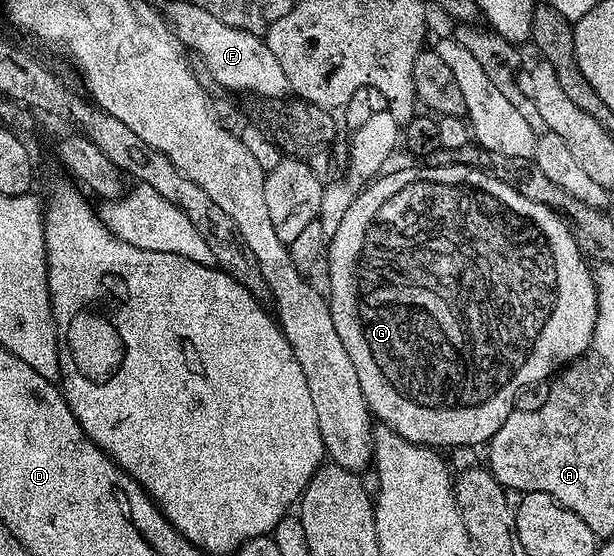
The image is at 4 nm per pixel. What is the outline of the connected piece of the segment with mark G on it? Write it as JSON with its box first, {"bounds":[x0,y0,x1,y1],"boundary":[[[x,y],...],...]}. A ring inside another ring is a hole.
{"bounds":[324,164,598,451],"boundary":[[[427,164],[426,169],[398,169],[395,173],[379,176],[377,179],[370,181],[368,185],[362,189],[358,197],[348,211],[344,214],[344,219],[340,222],[340,227],[336,230],[336,235],[332,236],[328,248],[324,253],[324,269],[330,272],[330,293],[328,292],[328,300],[330,303],[330,314],[332,315],[332,323],[336,325],[336,335],[340,335],[340,343],[344,343],[345,350],[348,351],[349,358],[352,359],[352,367],[356,367],[356,375],[360,375],[360,391],[364,391],[364,399],[366,406],[370,408],[371,414],[381,424],[386,425],[396,435],[411,441],[413,445],[424,445],[433,447],[438,451],[451,451],[458,445],[473,445],[475,447],[485,446],[494,438],[496,431],[500,431],[500,427],[504,423],[504,419],[508,419],[508,415],[514,412],[514,396],[517,389],[525,387],[528,383],[536,383],[537,381],[546,381],[553,378],[563,367],[570,364],[571,361],[578,360],[591,348],[594,340],[594,328],[596,327],[596,319],[598,318],[598,288],[594,285],[591,266],[588,264],[586,257],[577,246],[574,238],[574,230],[562,217],[559,212],[548,208],[544,203],[533,202],[520,195],[519,191],[514,191],[512,187],[502,183],[498,178],[484,172],[482,169],[476,169],[472,166],[453,165],[434,166]]]}

